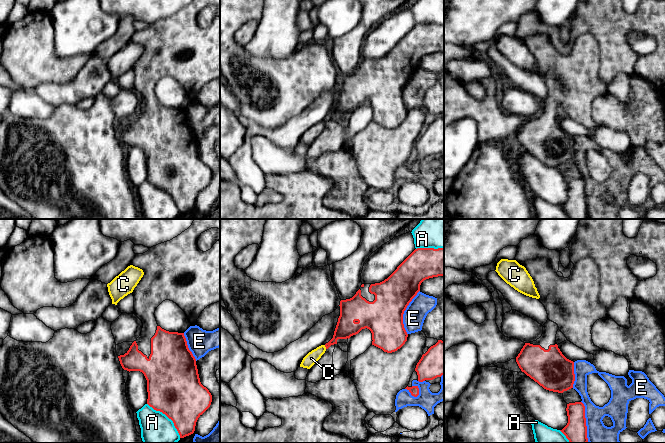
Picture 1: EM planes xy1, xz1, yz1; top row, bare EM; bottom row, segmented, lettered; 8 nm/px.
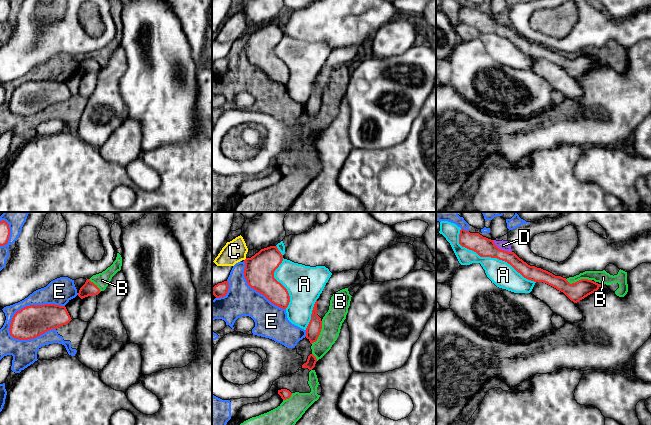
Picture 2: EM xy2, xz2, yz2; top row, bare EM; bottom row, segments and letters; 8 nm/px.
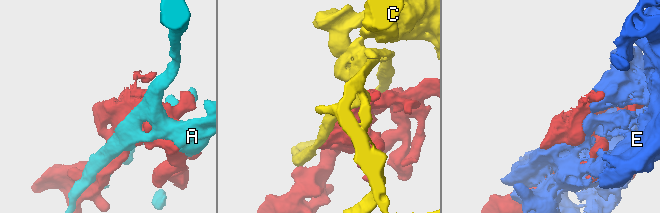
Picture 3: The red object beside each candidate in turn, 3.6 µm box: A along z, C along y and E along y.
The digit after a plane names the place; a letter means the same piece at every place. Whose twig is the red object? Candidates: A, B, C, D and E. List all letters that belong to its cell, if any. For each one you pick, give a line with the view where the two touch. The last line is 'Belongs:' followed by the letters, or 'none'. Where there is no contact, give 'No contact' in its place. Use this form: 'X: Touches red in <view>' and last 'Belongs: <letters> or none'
Belongs: none

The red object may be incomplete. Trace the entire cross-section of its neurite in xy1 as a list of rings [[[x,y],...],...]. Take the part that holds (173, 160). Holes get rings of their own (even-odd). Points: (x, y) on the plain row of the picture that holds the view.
[[[192,0],[170,17],[149,24],[143,30],[135,30],[131,16],[121,18],[116,33],[102,42],[94,55],[110,59],[128,42],[143,46],[144,51],[133,66],[134,90],[142,97],[140,112],[129,126],[118,132],[124,146],[140,147],[147,156],[147,180],[165,190],[174,199],[180,214],[194,209],[198,194],[210,183],[212,171],[199,154],[196,135],[189,126],[184,109],[162,105],[156,97],[155,86],[165,76],[176,79],[187,91],[192,102],[209,81],[220,78],[220,15],[206,28],[198,24],[199,12],[220,0]]]

